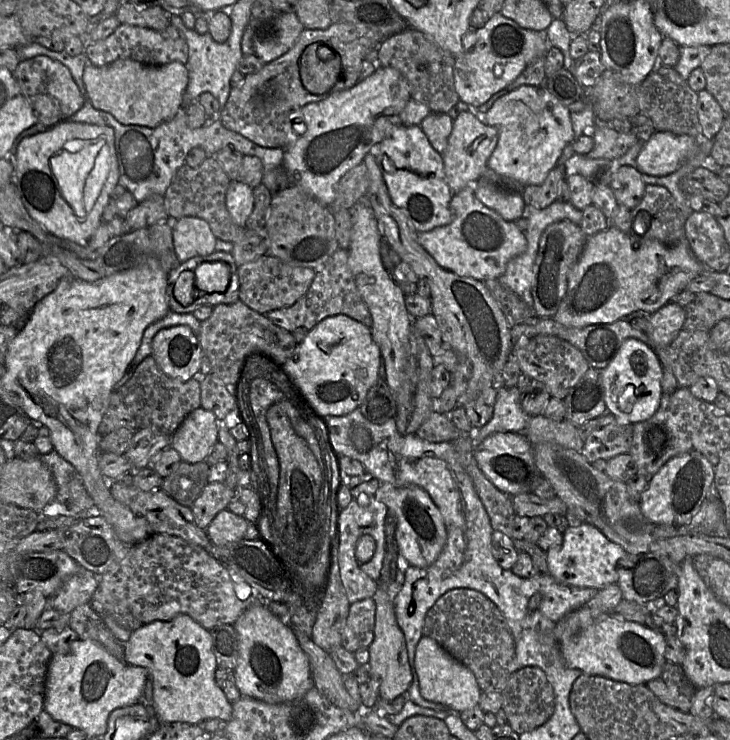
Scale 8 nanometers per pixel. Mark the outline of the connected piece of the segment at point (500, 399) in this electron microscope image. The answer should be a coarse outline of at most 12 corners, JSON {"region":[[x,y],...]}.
{"region":[[516,387],[498,389],[493,416],[469,432],[475,447],[494,433],[526,434],[531,417]]}

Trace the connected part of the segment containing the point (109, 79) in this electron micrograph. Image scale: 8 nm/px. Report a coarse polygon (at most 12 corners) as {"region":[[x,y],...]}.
{"region":[[88,61],[94,108],[155,128],[182,107],[188,71]]}

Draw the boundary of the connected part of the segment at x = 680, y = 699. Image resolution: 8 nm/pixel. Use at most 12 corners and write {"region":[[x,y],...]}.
{"region":[[666,661],[645,685],[662,703],[689,713],[696,688]]}

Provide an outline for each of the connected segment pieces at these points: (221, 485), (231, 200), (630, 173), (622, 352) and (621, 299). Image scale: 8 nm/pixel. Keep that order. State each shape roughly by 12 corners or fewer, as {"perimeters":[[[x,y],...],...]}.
{"perimeters":[[[208,482],[191,507],[206,529],[235,497],[224,482]],[[238,179],[226,191],[232,221],[245,227],[253,207],[253,188]],[[614,167],[609,187],[618,205],[632,210],[645,192],[642,173]],[[628,338],[600,370],[606,410],[619,424],[659,408],[663,368]],[[587,238],[553,319],[610,324],[705,267],[684,241]]]}

